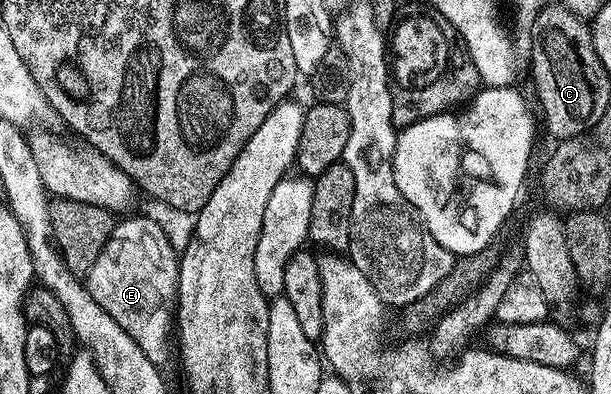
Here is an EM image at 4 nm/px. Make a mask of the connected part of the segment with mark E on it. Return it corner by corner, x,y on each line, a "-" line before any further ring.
133,216
130,220
118,219
113,226
111,238
103,246
99,258
95,258
95,266
91,266
87,277
87,287
91,298
131,334
135,346
151,358
151,362
158,366
164,365
171,348
171,313
177,307
177,266
179,263
178,249
173,249
169,236
161,232
161,228
153,220
145,216

